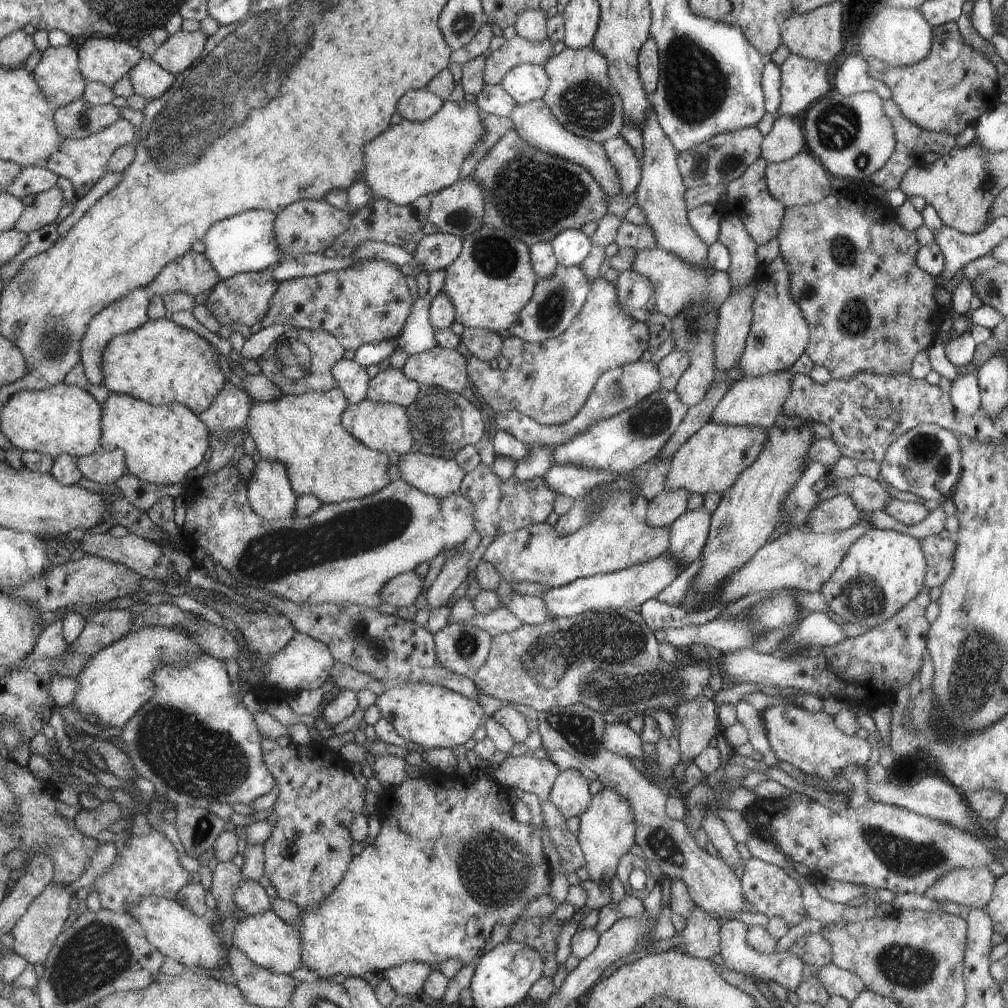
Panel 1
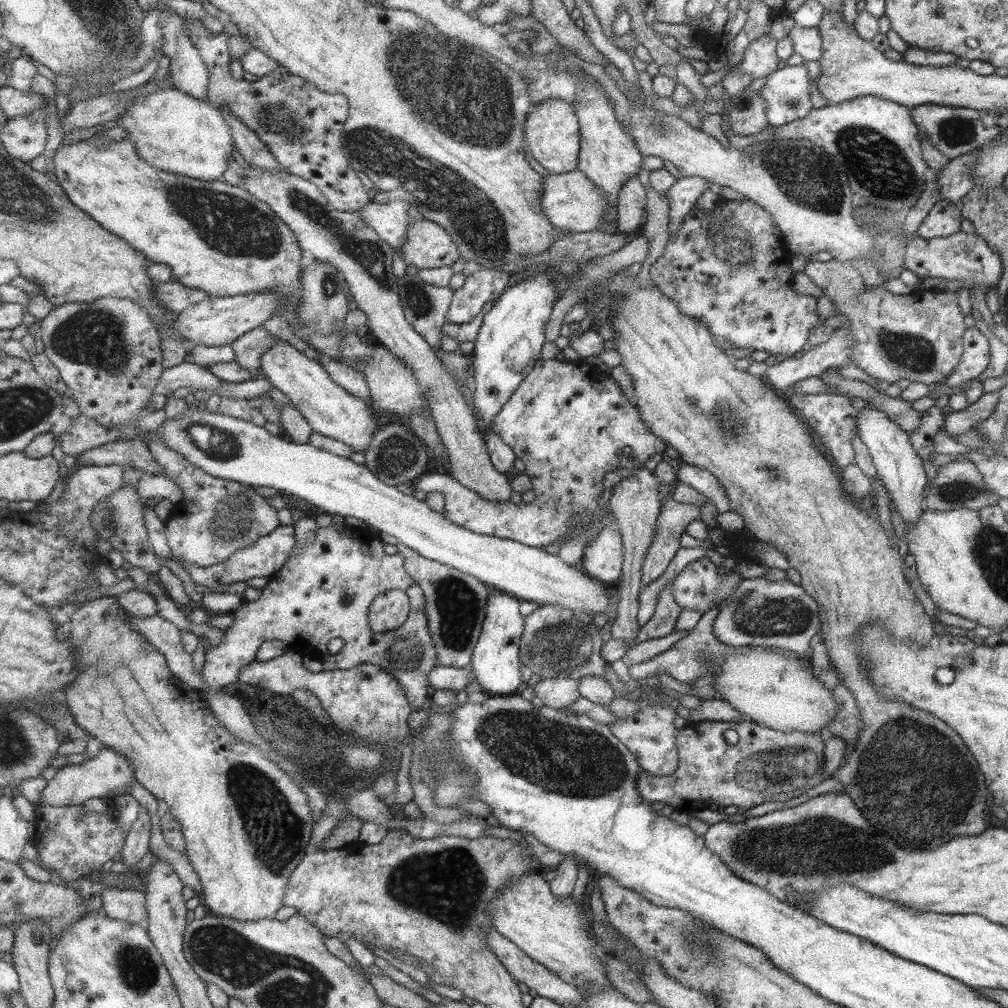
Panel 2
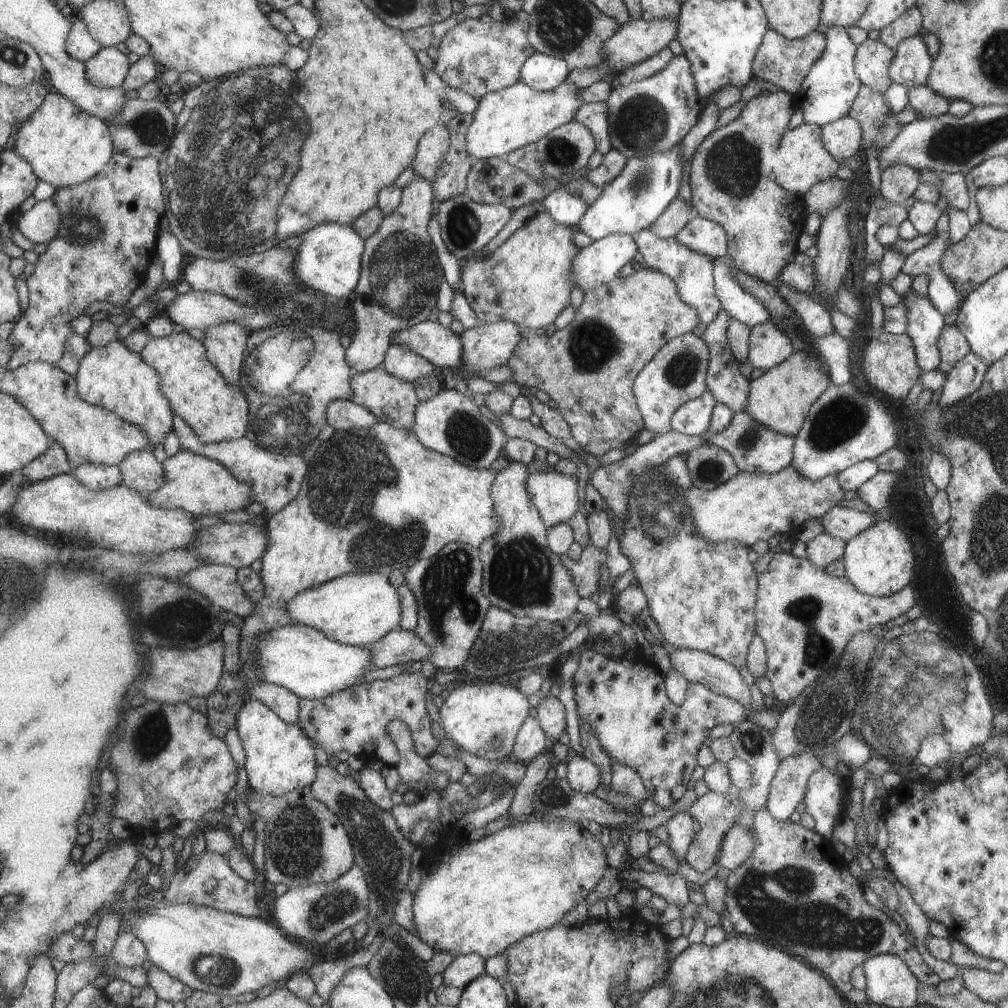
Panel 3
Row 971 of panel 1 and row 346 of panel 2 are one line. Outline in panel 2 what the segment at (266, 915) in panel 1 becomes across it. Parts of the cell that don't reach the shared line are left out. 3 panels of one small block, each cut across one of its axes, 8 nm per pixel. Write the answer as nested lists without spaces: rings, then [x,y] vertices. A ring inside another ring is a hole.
[[[278,338],[261,355],[261,361],[263,378],[289,399],[289,403],[305,418],[312,433],[341,441],[351,446],[354,453],[364,455],[375,432],[375,424],[371,420],[373,410],[366,400],[350,396],[341,385],[331,380],[320,363],[305,357],[291,344]]]

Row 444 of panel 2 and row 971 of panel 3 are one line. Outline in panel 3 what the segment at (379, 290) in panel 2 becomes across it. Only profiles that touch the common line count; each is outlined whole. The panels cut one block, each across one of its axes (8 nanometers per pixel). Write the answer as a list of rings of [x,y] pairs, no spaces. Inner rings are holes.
[[[475,953],[457,955],[443,970],[443,983],[457,988],[465,988],[466,984],[485,973],[485,958]]]

